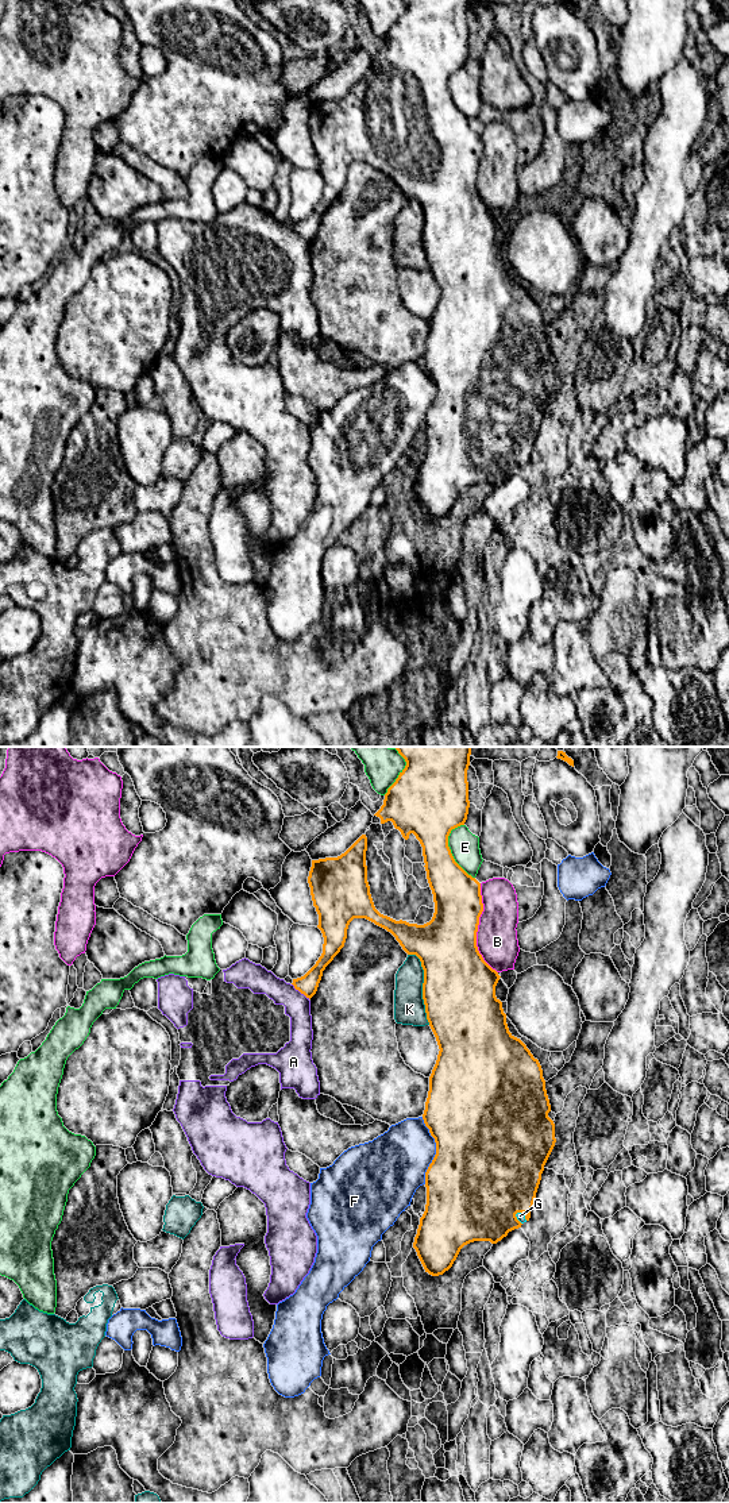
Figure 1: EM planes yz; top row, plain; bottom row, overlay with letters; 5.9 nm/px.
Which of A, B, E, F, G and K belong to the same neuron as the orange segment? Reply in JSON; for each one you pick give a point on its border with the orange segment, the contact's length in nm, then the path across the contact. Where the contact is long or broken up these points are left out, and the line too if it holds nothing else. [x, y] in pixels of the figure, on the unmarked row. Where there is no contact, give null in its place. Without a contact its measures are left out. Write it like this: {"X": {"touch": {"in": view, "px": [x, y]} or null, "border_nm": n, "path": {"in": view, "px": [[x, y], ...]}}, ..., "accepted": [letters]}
{"G": {"touch": {"in": "yz", "px": [516, 462]}, "border_nm": 90, "path": {"in": "yz", "px": [[478, 444], [501, 447], [516, 462], [520, 459]]}}, "accepted": ["G"]}

